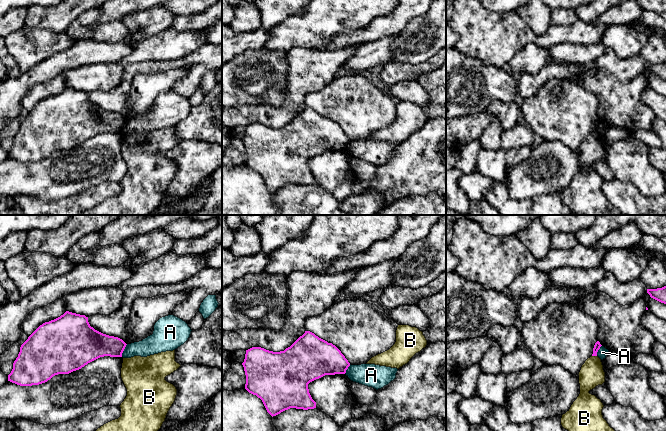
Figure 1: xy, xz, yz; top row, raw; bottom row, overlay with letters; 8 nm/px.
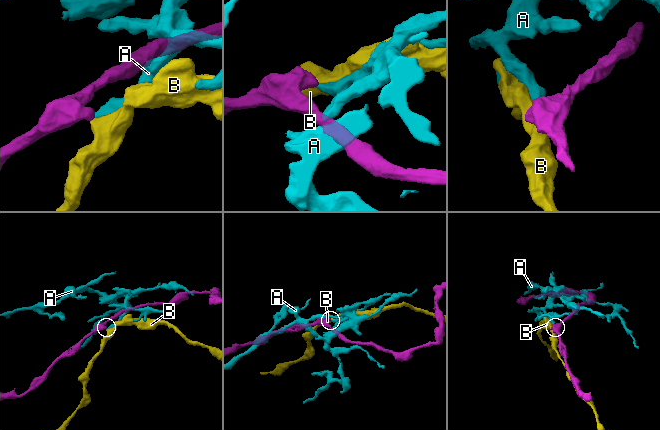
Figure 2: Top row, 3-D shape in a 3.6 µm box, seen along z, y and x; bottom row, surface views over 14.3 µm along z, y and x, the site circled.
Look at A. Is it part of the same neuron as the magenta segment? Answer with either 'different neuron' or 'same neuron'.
different neuron

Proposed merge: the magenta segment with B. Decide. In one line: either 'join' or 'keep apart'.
keep apart

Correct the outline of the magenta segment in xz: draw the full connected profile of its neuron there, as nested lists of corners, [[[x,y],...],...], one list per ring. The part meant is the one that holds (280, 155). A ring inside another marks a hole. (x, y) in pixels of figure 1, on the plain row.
[[[305,107],[284,127],[273,128],[261,123],[246,126],[242,141],[246,151],[245,165],[260,174],[273,193],[290,184],[316,184],[308,160],[325,151],[345,150],[350,139],[335,121]]]

